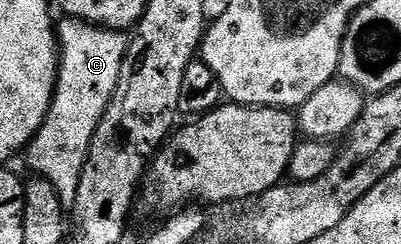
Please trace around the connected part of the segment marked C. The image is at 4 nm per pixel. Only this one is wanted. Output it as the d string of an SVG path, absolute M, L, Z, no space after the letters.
M69 16L57 23L56 33L60 65L54 99L44 124L31 140L24 158L30 161L37 177L48 180L52 188L56 188L63 206L70 208L80 188L80 176L90 151L92 136L116 92L128 38L123 31L93 26L90 22Z

